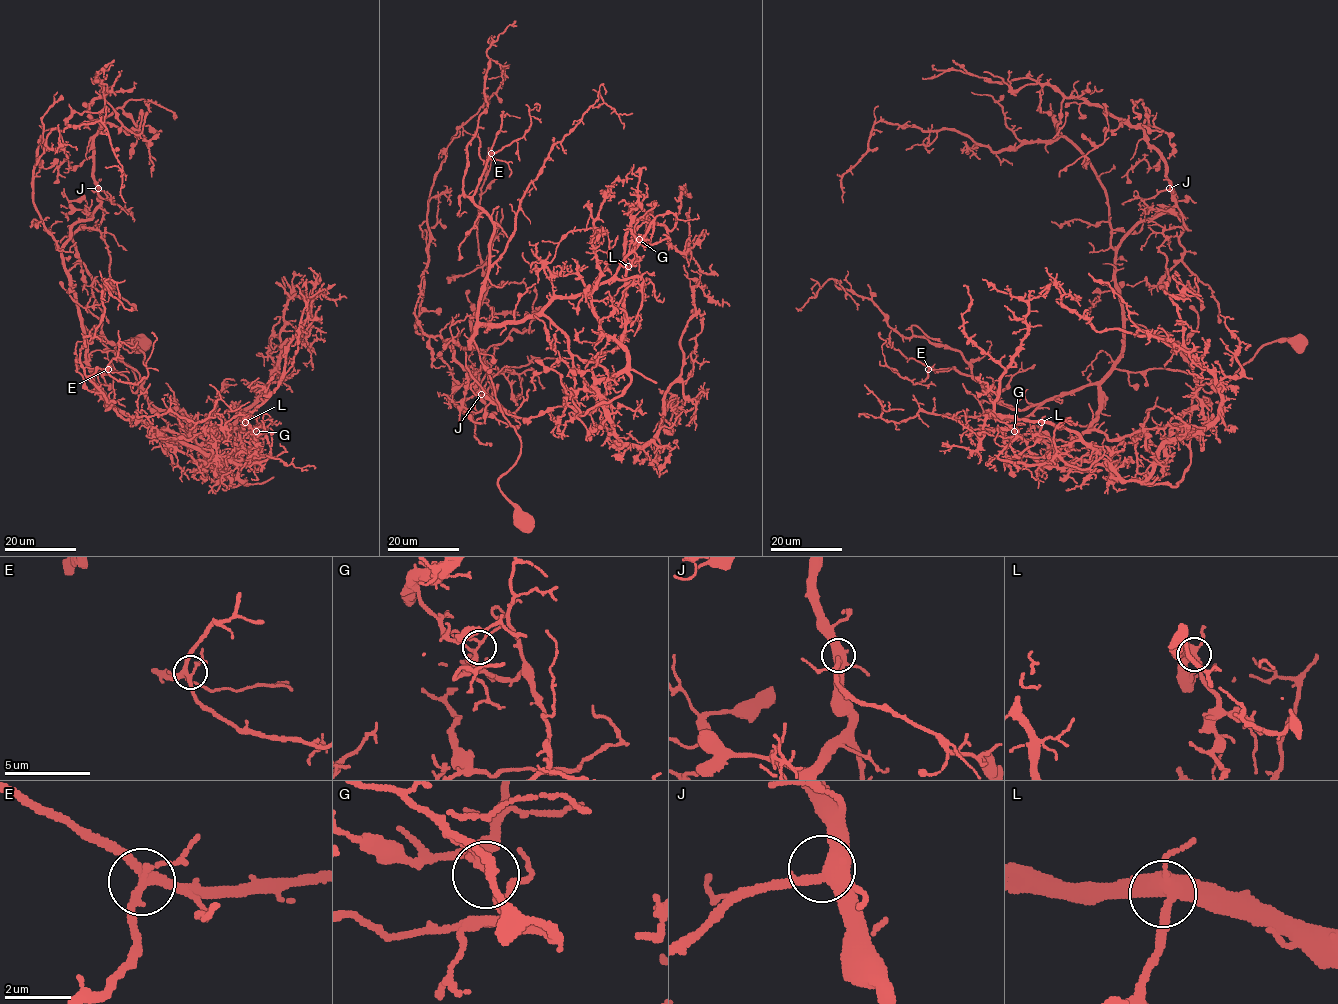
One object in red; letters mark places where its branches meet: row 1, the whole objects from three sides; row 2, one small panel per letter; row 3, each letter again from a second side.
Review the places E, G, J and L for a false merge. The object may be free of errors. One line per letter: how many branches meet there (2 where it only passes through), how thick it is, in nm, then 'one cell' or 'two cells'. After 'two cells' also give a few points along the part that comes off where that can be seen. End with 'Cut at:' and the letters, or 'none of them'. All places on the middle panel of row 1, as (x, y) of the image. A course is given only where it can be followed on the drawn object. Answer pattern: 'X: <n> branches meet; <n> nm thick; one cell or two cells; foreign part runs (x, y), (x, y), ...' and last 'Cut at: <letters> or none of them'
E: 4 branches meet; 240 nm thick; one cell
G: 4 branches meet; 130 nm thick; two cells; foreign part runs (639, 239), (624, 245), (627, 364), (596, 384), (621, 441), (645, 446), (659, 427), (693, 287), (729, 306)
J: 4 branches meet; 440 nm thick; one cell
L: 4 branches meet; 480 nm thick; one cell
Cut at: G

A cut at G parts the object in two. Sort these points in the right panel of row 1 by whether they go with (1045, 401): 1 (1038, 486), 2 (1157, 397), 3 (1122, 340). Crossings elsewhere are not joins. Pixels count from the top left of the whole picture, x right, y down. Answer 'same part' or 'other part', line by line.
1: same part
2: other part
3: same part

